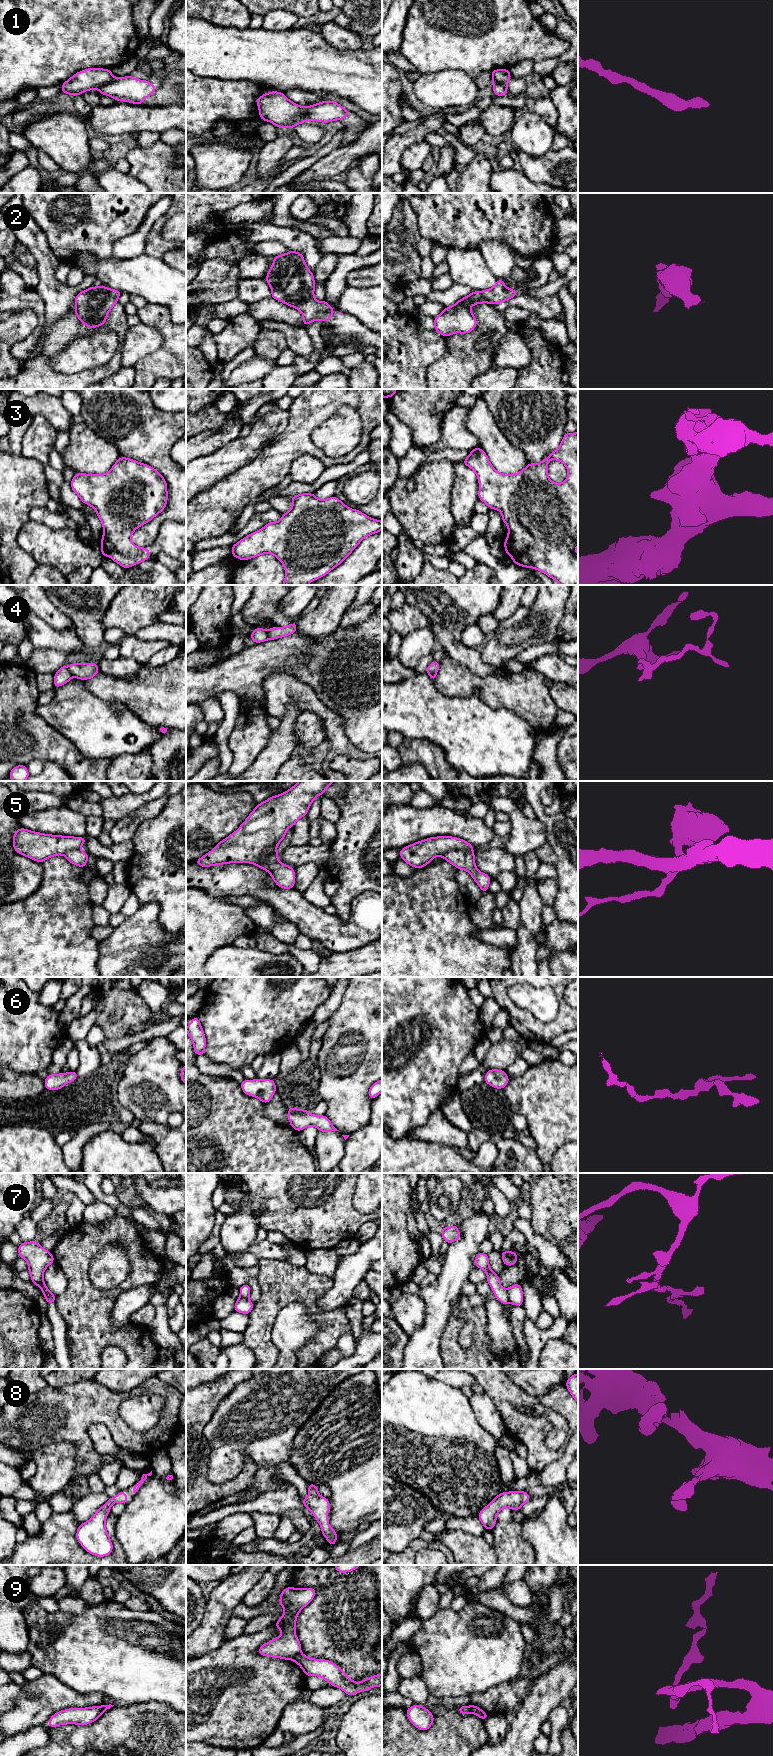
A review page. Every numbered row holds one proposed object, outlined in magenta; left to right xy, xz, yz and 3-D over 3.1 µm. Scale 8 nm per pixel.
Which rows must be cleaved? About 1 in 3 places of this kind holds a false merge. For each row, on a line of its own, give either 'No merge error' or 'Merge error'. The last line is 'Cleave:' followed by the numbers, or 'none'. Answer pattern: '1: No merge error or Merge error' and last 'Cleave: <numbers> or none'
1: Merge error
2: No merge error
3: No merge error
4: Merge error
5: Merge error
6: No merge error
7: Merge error
8: No merge error
9: Merge error
Cleave: 1, 4, 5, 7, 9

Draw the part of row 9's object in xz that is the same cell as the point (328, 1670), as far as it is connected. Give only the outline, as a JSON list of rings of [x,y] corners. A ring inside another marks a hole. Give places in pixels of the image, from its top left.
[[[303,1653],[296,1655],[293,1661],[302,1668],[306,1677],[319,1676],[331,1686],[342,1689],[348,1696],[382,1686],[382,1673],[356,1683],[332,1661],[309,1658]]]

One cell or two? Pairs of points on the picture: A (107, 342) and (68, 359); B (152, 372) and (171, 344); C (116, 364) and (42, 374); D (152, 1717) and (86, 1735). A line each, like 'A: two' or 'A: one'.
A: one
B: one
C: one
D: one

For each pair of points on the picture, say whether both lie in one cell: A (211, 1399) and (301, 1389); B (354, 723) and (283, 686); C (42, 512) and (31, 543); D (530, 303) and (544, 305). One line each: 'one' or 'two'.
A: two
B: two
C: two
D: one

